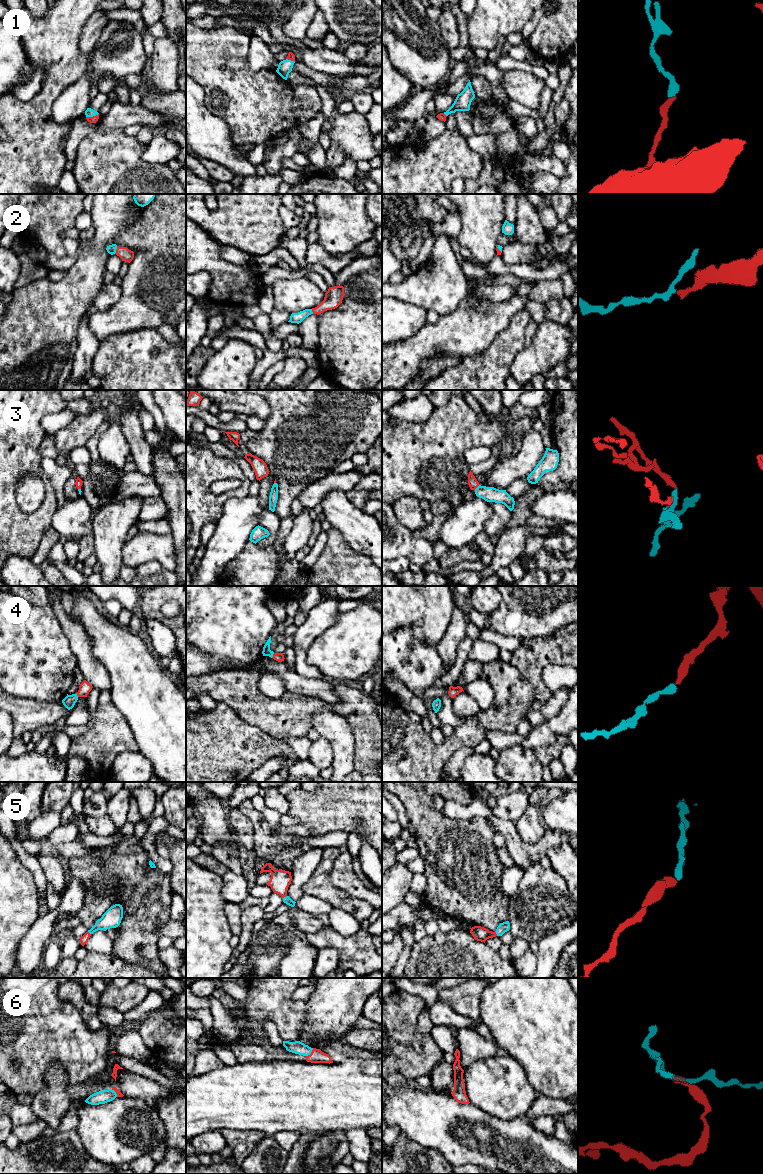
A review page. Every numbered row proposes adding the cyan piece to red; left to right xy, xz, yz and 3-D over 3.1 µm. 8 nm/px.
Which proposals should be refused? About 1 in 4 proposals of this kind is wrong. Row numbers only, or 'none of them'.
none of them

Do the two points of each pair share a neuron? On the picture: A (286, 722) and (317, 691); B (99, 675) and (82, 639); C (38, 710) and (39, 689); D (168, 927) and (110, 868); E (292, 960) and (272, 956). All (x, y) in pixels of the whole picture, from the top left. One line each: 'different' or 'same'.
A: different
B: same
C: different
D: different
E: different

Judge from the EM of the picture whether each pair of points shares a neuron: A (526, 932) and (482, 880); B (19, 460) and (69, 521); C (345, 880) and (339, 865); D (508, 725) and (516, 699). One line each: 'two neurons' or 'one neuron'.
A: two neurons
B: two neurons
C: one neuron
D: one neuron

